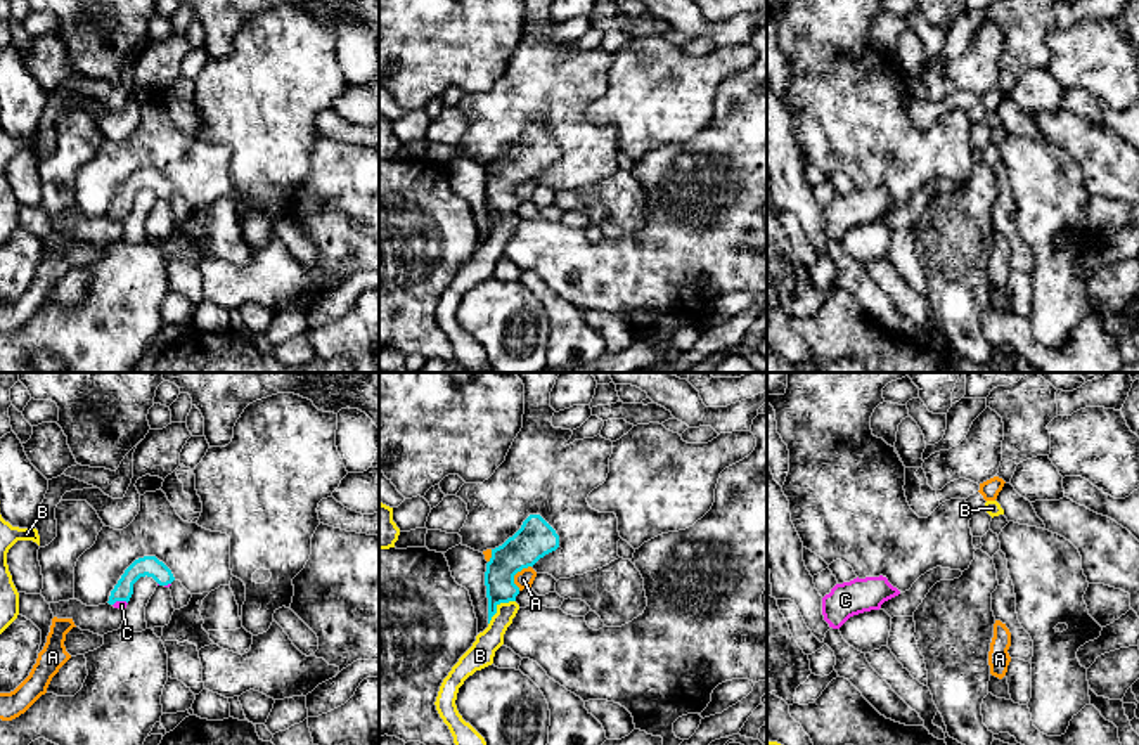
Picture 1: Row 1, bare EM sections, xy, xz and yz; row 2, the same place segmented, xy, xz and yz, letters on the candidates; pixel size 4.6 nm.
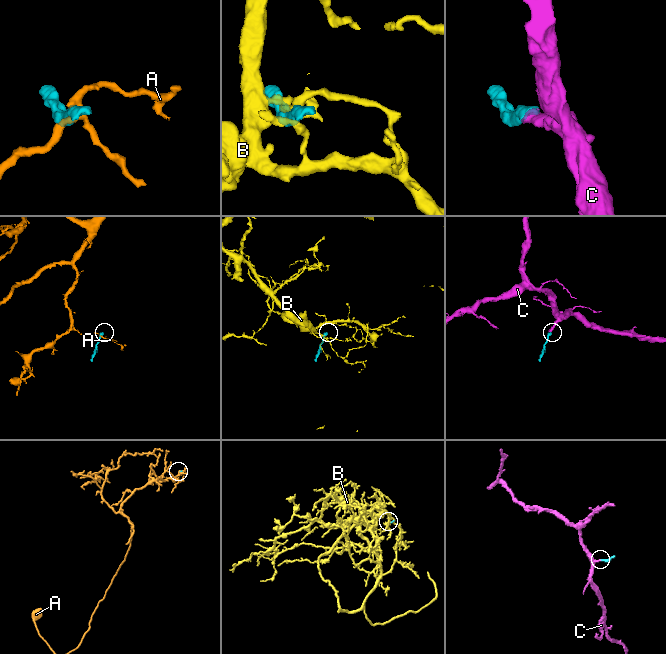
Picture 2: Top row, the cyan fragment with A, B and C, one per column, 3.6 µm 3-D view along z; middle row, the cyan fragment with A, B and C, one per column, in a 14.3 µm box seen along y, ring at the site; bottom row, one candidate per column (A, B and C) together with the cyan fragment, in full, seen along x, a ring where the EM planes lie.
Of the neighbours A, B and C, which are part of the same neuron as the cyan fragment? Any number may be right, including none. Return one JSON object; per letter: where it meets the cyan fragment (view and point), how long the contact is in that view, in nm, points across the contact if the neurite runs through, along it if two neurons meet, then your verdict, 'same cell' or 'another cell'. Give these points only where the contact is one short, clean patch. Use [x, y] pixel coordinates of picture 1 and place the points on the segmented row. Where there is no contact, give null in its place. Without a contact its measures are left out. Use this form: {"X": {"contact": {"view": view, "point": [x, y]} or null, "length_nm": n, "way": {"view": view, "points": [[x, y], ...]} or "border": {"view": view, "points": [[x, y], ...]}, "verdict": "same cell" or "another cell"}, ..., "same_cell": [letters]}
{"A": {"contact": {"view": "xz", "point": [514, 574]}, "length_nm": 130, "border": {"view": "xz", "points": [[530, 565], [514, 576], [518, 589]]}, "verdict": "another cell"}, "B": {"contact": {"view": "xz", "point": [495, 607]}, "length_nm": 170, "verdict": "another cell"}, "C": {"contact": {"view": "xy", "point": [120, 600]}, "length_nm": 70, "way": {"view": "xy", "points": [[149, 565], [125, 584], [120, 600], [122, 605]]}, "verdict": "same cell"}, "same_cell": ["C"]}

